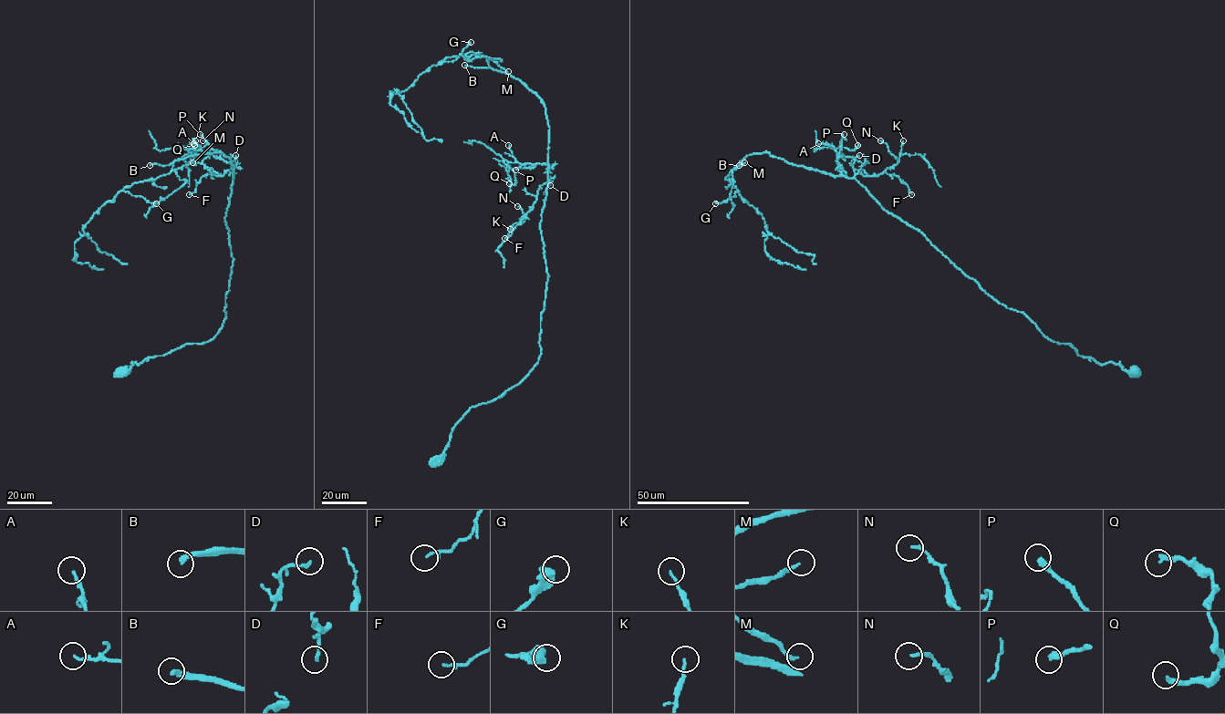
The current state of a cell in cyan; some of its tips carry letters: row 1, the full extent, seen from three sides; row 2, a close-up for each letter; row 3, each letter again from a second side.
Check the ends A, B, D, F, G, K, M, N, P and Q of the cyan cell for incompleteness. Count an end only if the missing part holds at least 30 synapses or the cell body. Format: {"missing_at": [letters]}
{"missing_at": ["B", "M"]}

